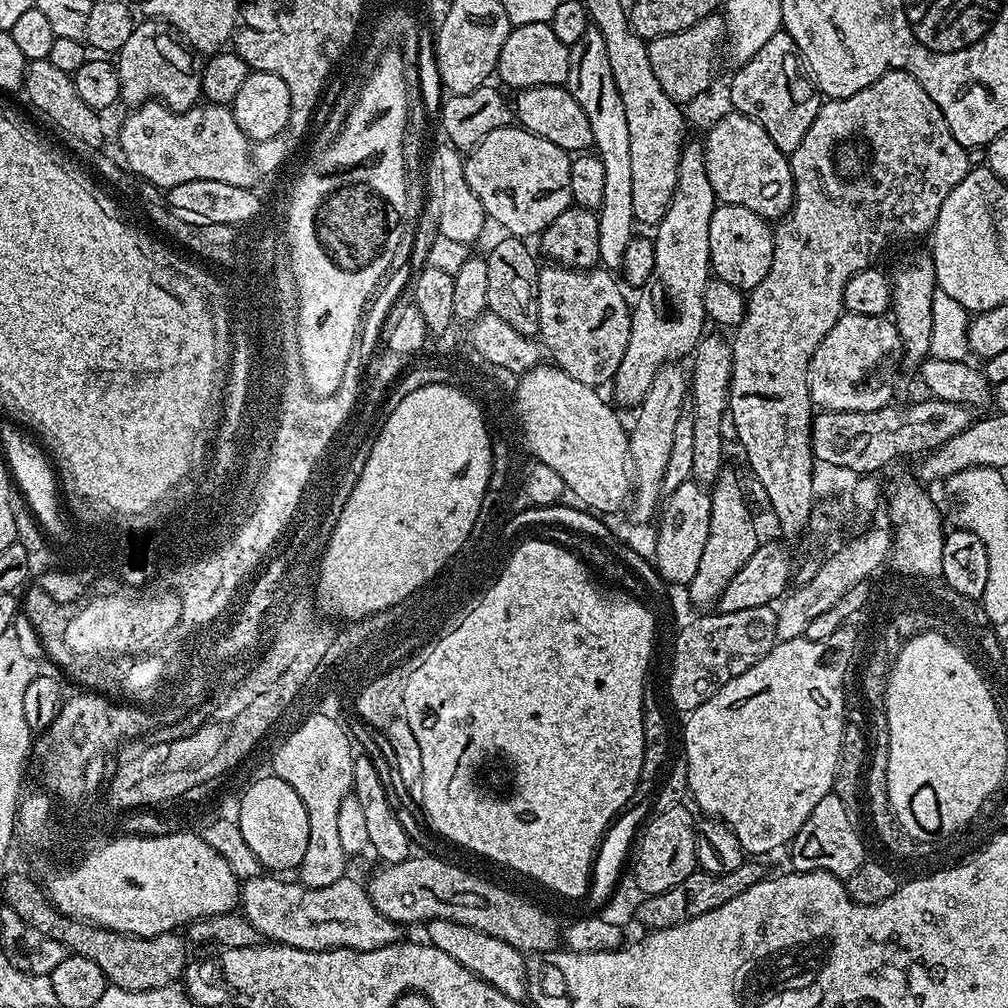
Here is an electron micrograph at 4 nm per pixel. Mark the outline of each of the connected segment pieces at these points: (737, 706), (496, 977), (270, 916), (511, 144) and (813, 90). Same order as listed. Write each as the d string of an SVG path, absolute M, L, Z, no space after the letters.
M807 635L794 638L792 641L779 641L766 658L762 658L750 670L738 674L718 694L714 694L702 706L698 706L692 712L687 713L684 724L684 756L689 768L688 791L691 799L696 799L696 804L701 808L703 815L708 818L721 820L738 838L738 842L744 847L745 853L753 857L760 858L763 852L772 852L775 848L791 845L793 838L802 830L802 822L810 818L810 813L814 811L814 806L822 802L832 792L832 783L836 777L836 767L840 757L840 747L842 746L842 734L845 726L844 696L846 683L844 684L844 672L836 664L824 664L824 644L820 640L808 640Z
M430 920L427 921L426 928L428 928L427 943L434 945L438 950L443 950L446 954L450 954L450 958L454 958L454 962L462 962L462 966L466 966L466 970L470 970L490 986L502 990L502 994L515 1000L525 999L525 953L490 934L482 934L482 930L462 926L453 920Z
M261 874L243 881L240 885L239 911L267 941L285 944L291 948L314 950L321 952L327 948L349 948L350 950L378 950L387 944L397 943L401 939L401 925L386 918L374 902L370 902L370 894L363 883L345 878L330 886L308 888L305 884L277 878L272 874Z
M519 126L499 128L478 142L463 157L464 174L470 190L482 202L485 217L501 224L509 236L539 237L558 214L573 207L570 166L573 157L554 142L538 138Z
M783 30L774 34L754 58L739 65L732 76L732 85L728 88L728 96L732 99L731 107L746 118L758 122L766 134L770 134L774 146L785 154L798 150L802 138L806 138L806 130L810 130L810 122L818 114L822 103L818 89L805 65L794 38Z

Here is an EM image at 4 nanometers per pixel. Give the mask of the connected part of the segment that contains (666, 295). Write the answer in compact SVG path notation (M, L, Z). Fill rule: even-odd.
M689 139L678 162L678 186L674 190L674 198L662 222L654 228L654 270L643 288L639 289L637 296L640 297L634 300L628 349L610 381L611 387L616 387L617 405L639 405L661 366L683 361L683 356L685 359L695 349L700 337L705 335L704 291L710 279L710 218L717 203L714 186L710 186L710 178L706 178L704 145L699 139Z

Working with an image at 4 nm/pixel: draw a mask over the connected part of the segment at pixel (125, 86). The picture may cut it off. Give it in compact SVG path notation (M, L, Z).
M141 19L114 60L120 83L120 100L128 106L159 100L175 112L195 108L202 93L198 64L192 61L191 55L189 45L177 39L169 25L159 20Z

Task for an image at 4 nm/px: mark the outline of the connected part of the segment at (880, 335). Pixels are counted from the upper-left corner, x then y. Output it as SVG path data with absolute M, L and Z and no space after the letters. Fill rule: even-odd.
M844 312L834 322L830 334L818 342L818 350L814 350L808 363L808 389L813 405L826 412L865 412L889 407L893 403L892 392L880 388L880 379L900 355L895 320L887 315Z

